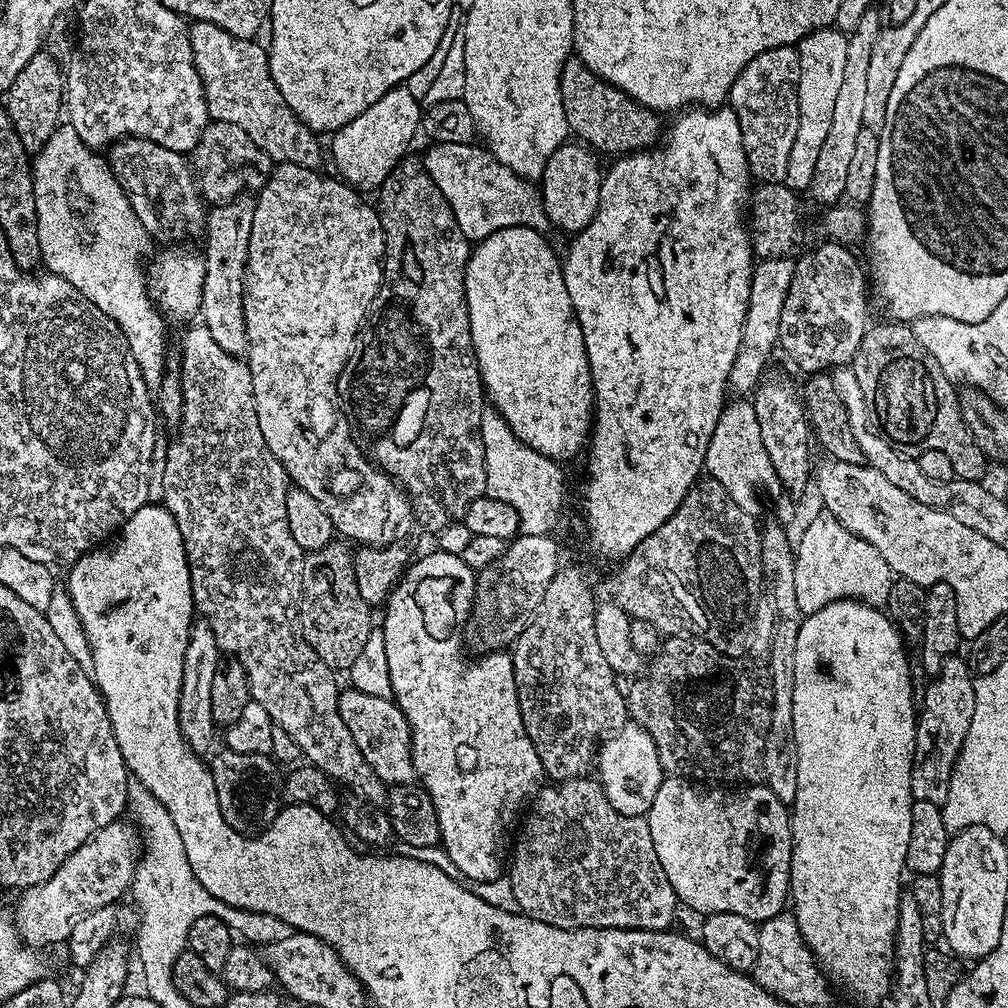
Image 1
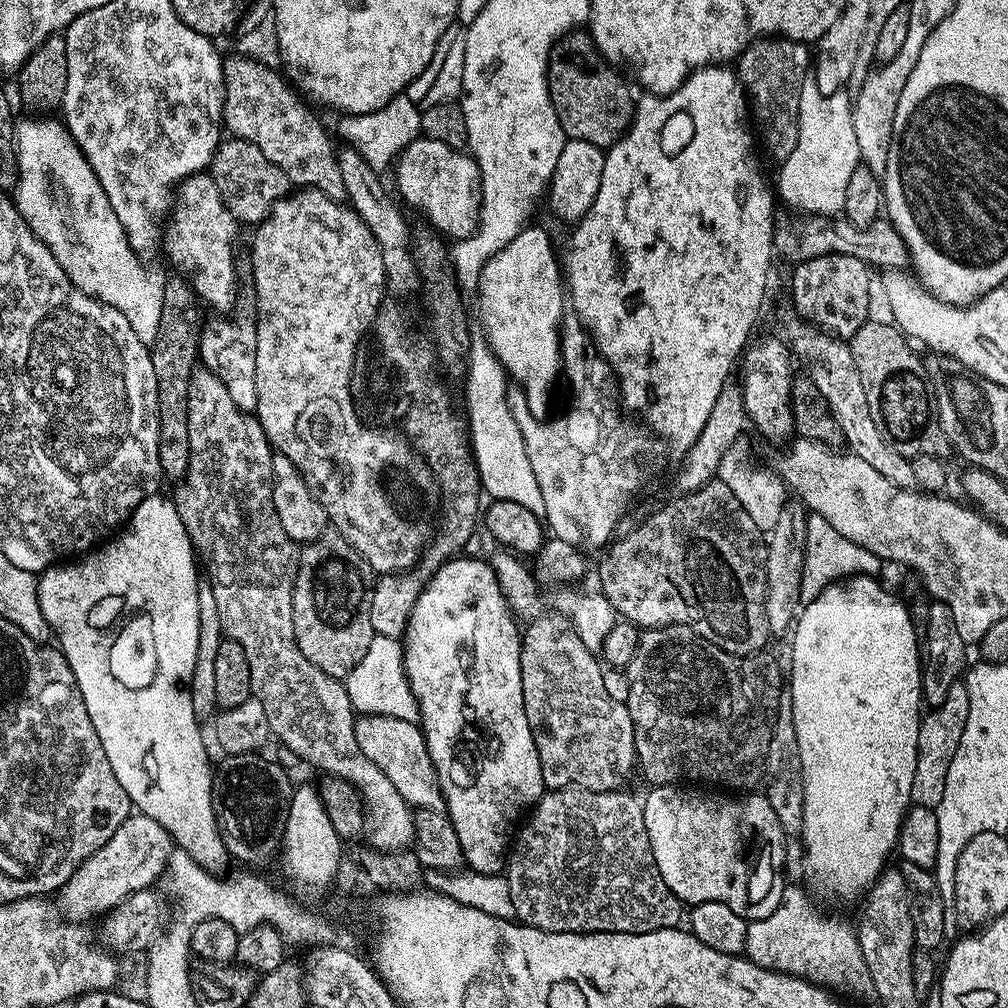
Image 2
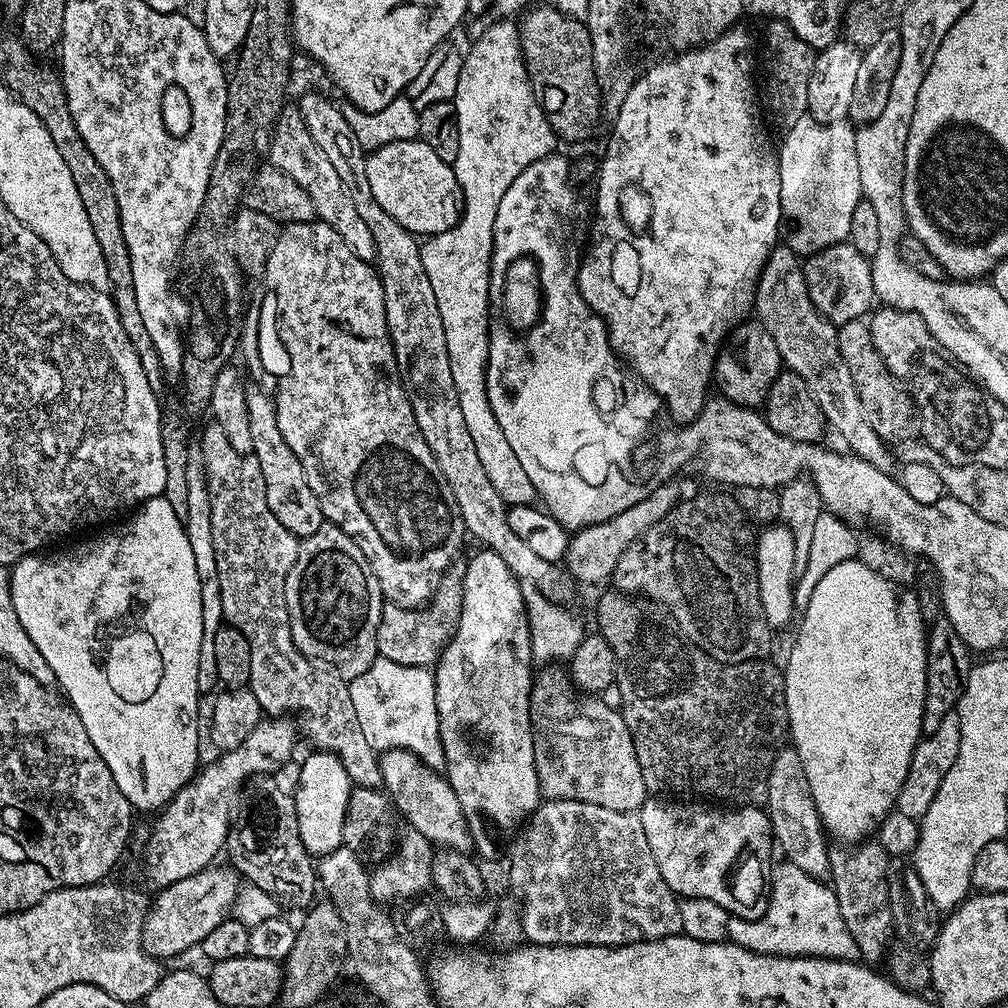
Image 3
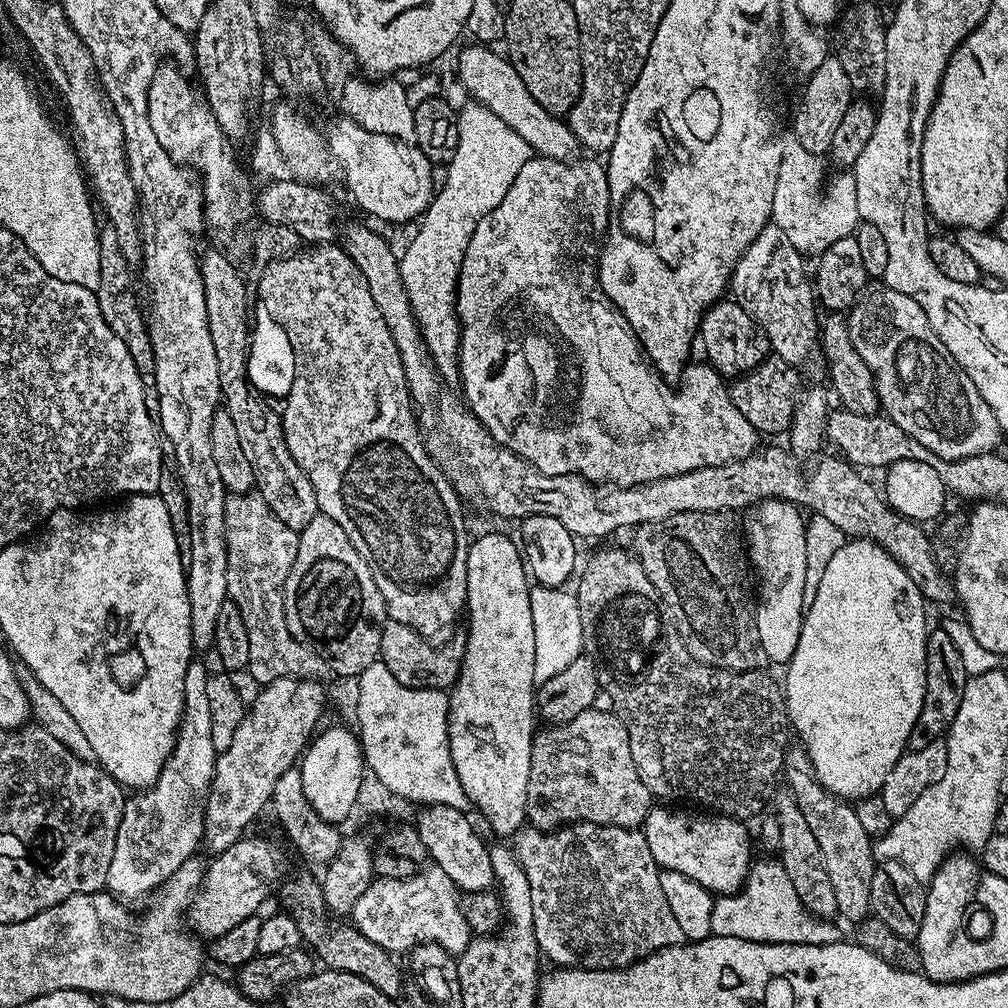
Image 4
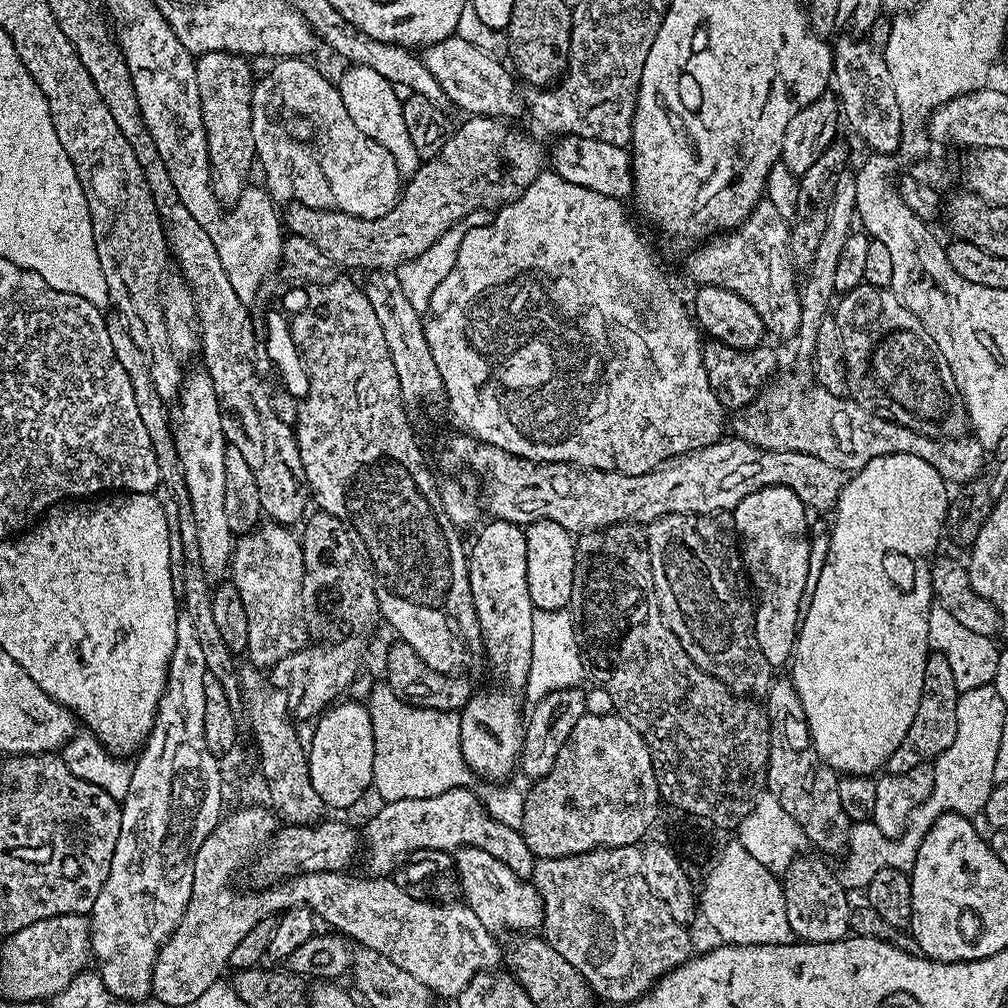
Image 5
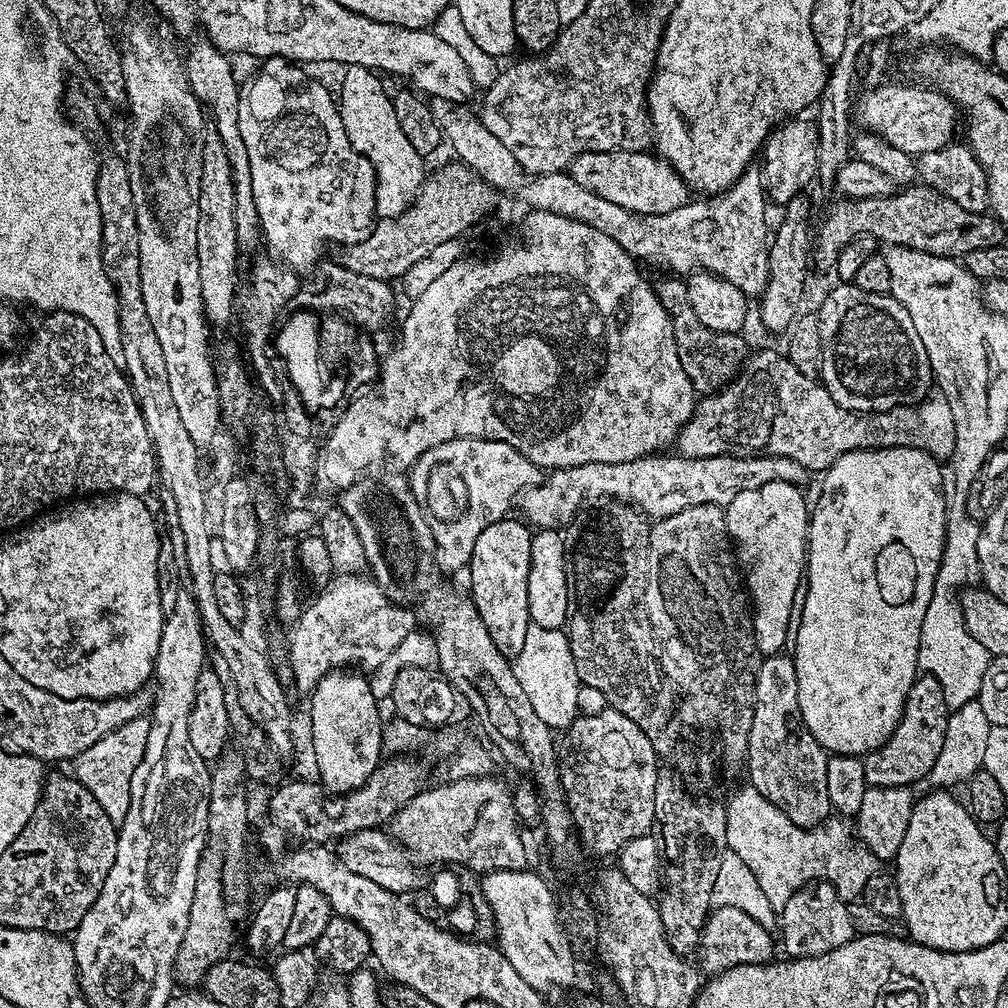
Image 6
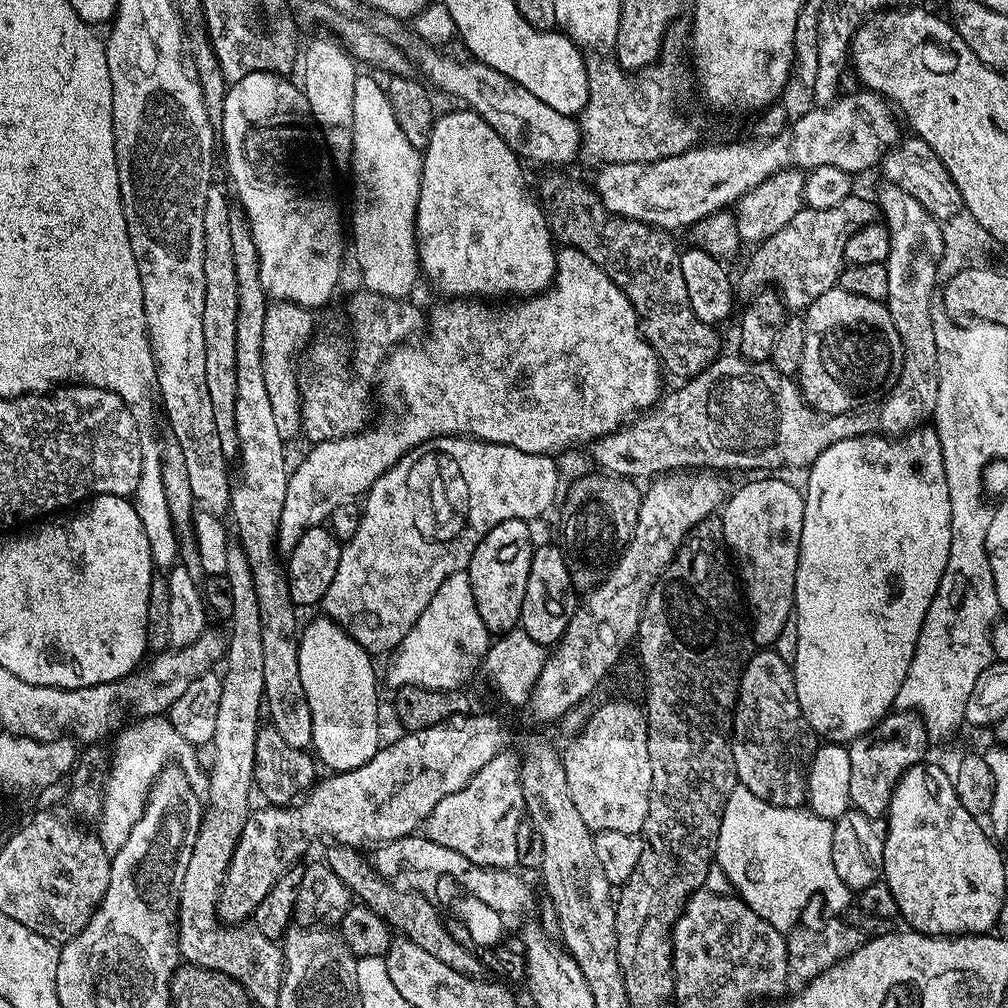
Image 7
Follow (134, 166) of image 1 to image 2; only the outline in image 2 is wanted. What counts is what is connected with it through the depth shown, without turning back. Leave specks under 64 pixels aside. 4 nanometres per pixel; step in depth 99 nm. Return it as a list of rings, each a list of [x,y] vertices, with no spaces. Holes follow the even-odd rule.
[[[207,171],[188,176],[179,184],[170,215],[162,228],[162,252],[168,255],[175,271],[191,285],[195,295],[217,313],[233,311],[236,300],[236,272],[232,269],[232,243],[238,221],[226,206],[214,178]]]

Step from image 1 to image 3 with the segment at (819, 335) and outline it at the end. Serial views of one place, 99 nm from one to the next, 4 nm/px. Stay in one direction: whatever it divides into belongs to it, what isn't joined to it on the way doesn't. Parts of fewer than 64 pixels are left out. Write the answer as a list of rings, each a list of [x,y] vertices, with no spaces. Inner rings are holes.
[[[845,242],[823,248],[821,252],[807,257],[803,265],[810,302],[831,324],[839,326],[869,315],[876,296],[872,266],[869,257],[863,256],[854,245]]]

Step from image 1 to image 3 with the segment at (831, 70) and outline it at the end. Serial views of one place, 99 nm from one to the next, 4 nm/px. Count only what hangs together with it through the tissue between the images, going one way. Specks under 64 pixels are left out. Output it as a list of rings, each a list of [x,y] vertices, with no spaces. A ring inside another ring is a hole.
[[[804,115],[798,118],[798,122],[794,122],[794,126],[790,126],[783,133],[784,141],[779,141],[778,155],[780,158],[780,214],[782,220],[782,240],[791,252],[795,252],[801,258],[813,256],[816,252],[821,252],[823,248],[829,248],[835,244],[842,244],[847,241],[850,234],[850,217],[854,214],[854,206],[858,204],[862,198],[860,191],[860,175],[858,174],[858,150],[856,149],[856,128],[853,127],[847,119],[835,120],[832,124],[819,124],[817,120],[813,120],[811,116]]]

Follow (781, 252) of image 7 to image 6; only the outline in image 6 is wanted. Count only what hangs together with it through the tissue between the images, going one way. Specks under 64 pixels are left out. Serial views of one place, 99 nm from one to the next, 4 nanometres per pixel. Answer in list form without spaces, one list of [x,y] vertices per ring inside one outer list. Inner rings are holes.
[[[908,186],[892,196],[841,199],[824,216],[814,232],[814,260],[817,264],[835,265],[838,254],[846,242],[859,236],[872,236],[884,246],[902,244],[929,252],[935,256],[963,258],[970,250],[989,248],[1005,243],[1006,229],[991,214],[972,213],[958,203],[942,196],[936,189]]]

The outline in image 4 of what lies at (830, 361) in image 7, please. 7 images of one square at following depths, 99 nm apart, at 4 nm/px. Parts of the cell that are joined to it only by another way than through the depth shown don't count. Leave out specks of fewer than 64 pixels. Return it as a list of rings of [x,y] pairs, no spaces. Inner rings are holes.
[[[869,282],[848,309],[846,319],[850,342],[870,370],[883,415],[902,426],[906,434],[922,442],[926,450],[934,450],[934,454],[943,460],[961,460],[999,449],[1002,433],[990,406],[986,406],[974,382],[962,374],[938,334],[934,334],[922,306],[918,306],[914,298],[898,294],[898,290],[883,282]]]

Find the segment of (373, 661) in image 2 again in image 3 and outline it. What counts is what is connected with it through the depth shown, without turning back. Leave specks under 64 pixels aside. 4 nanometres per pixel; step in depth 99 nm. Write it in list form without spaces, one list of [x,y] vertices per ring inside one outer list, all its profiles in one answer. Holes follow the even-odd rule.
[[[378,656],[370,669],[358,678],[349,681],[348,689],[358,724],[366,742],[372,749],[381,751],[406,751],[421,759],[428,768],[443,769],[445,752],[442,750],[440,727],[438,726],[436,682],[433,671],[422,667],[406,667],[401,663]]]

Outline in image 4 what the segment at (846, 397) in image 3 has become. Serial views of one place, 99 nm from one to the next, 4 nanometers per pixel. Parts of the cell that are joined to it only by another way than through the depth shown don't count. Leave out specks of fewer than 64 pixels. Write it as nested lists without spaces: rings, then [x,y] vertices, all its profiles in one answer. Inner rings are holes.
[[[773,223],[767,224],[736,264],[730,281],[730,296],[756,320],[768,339],[768,347],[786,362],[803,366],[819,357],[821,321],[816,320],[818,301],[810,272],[804,269],[805,257],[787,240]]]

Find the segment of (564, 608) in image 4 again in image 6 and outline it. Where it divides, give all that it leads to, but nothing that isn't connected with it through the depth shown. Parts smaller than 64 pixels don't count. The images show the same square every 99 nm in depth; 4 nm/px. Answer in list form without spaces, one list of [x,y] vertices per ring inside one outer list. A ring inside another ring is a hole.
[[[529,623],[526,642],[512,660],[512,669],[526,698],[530,698],[530,706],[534,706],[538,718],[542,718],[542,722],[546,722],[548,728],[566,730],[575,722],[581,711],[582,685],[578,678],[578,670],[574,666],[574,654],[570,654],[570,642],[561,629]]]

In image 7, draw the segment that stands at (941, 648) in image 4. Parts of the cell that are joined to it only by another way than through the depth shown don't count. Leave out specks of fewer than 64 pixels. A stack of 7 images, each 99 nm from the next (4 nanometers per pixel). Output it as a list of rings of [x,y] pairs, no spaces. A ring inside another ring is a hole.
[[[903,710],[893,711],[884,717],[883,720],[874,725],[869,732],[862,734],[847,745],[850,754],[850,802],[855,811],[874,816],[883,817],[888,810],[888,803],[892,797],[892,791],[896,788],[896,783],[910,770],[915,764],[921,763],[925,759],[924,751],[930,747],[928,731],[924,728],[924,721],[915,712]]]

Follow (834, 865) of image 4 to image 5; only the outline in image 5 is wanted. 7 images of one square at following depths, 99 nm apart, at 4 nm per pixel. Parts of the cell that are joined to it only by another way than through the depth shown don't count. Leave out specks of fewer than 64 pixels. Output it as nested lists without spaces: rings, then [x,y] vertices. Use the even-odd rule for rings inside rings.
[[[773,679],[766,697],[768,713],[768,733],[770,750],[768,751],[767,795],[773,796],[794,818],[800,827],[800,835],[816,848],[824,852],[836,852],[848,843],[850,821],[838,795],[840,776],[824,759],[816,753],[812,738],[808,735],[808,723],[804,720],[804,711],[798,698],[798,690],[791,679]]]

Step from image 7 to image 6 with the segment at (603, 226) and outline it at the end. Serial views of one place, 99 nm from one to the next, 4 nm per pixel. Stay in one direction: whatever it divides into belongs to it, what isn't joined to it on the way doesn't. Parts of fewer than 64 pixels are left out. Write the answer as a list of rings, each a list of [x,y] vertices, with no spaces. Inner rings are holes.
[[[668,278],[655,285],[656,295],[660,297],[662,306],[672,319],[674,342],[678,346],[678,358],[682,362],[682,370],[692,380],[692,386],[700,394],[711,394],[728,383],[736,375],[738,369],[750,355],[750,348],[744,345],[743,335],[734,332],[715,332],[702,322],[698,322],[698,314],[690,310],[688,286],[683,279]]]

